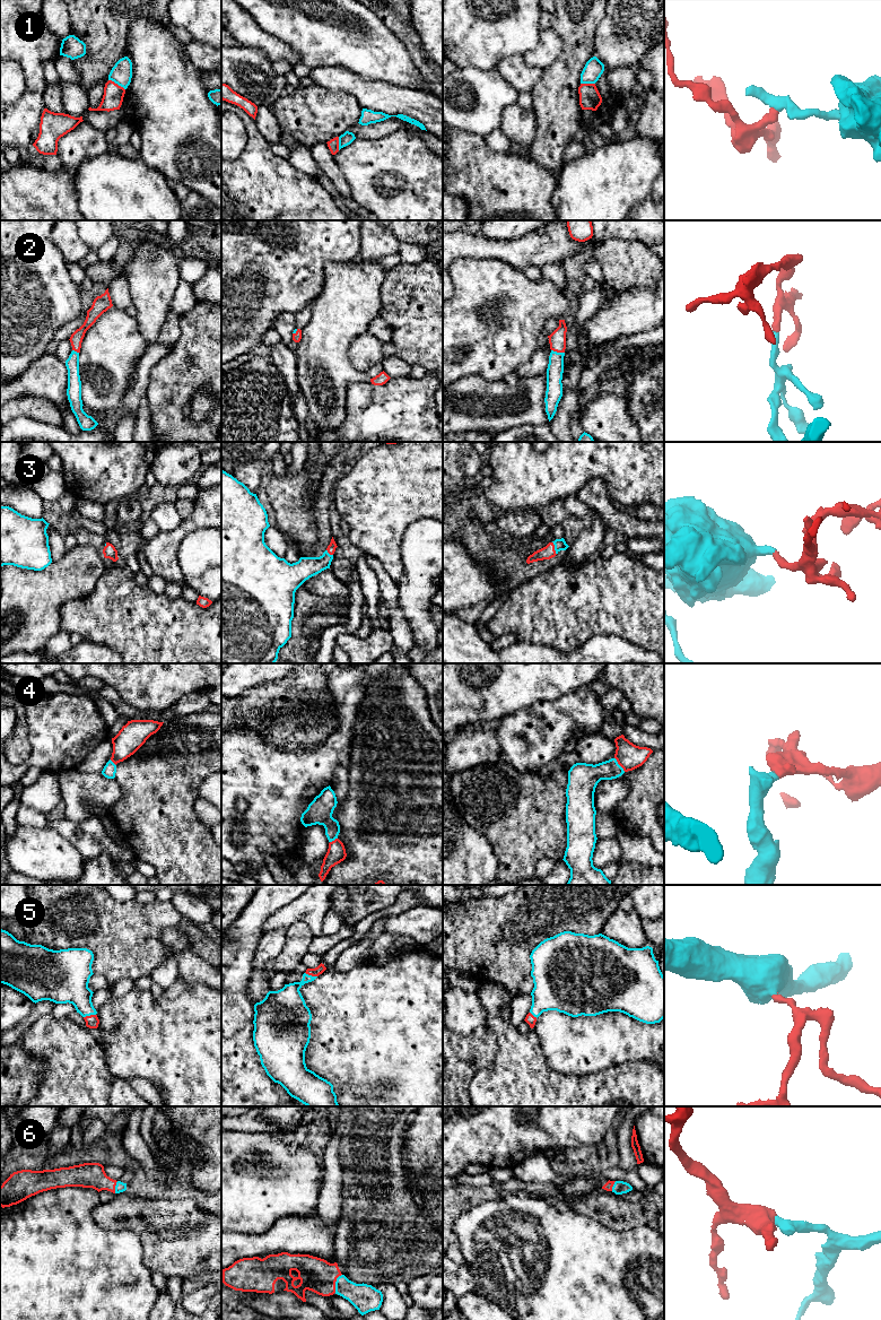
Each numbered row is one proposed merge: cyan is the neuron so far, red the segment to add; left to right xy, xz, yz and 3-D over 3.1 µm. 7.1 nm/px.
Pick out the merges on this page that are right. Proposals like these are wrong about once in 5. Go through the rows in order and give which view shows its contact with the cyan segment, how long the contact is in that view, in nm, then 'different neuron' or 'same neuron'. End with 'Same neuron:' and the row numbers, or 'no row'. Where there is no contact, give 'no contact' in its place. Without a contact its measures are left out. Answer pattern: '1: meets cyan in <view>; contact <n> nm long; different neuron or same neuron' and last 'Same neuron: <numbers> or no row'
1: meets cyan in xy; contact 140 nm long; different neuron
2: meets cyan in yz; contact 100 nm long; same neuron
3: meets cyan in yz; contact 100 nm long; same neuron
4: meets cyan in yz; contact 130 nm long; same neuron
5: meets cyan in xy; contact 90 nm long; same neuron
6: meets cyan in xz; contact 140 nm long; same neuron
Same neuron: 2, 3, 4, 5, 6

